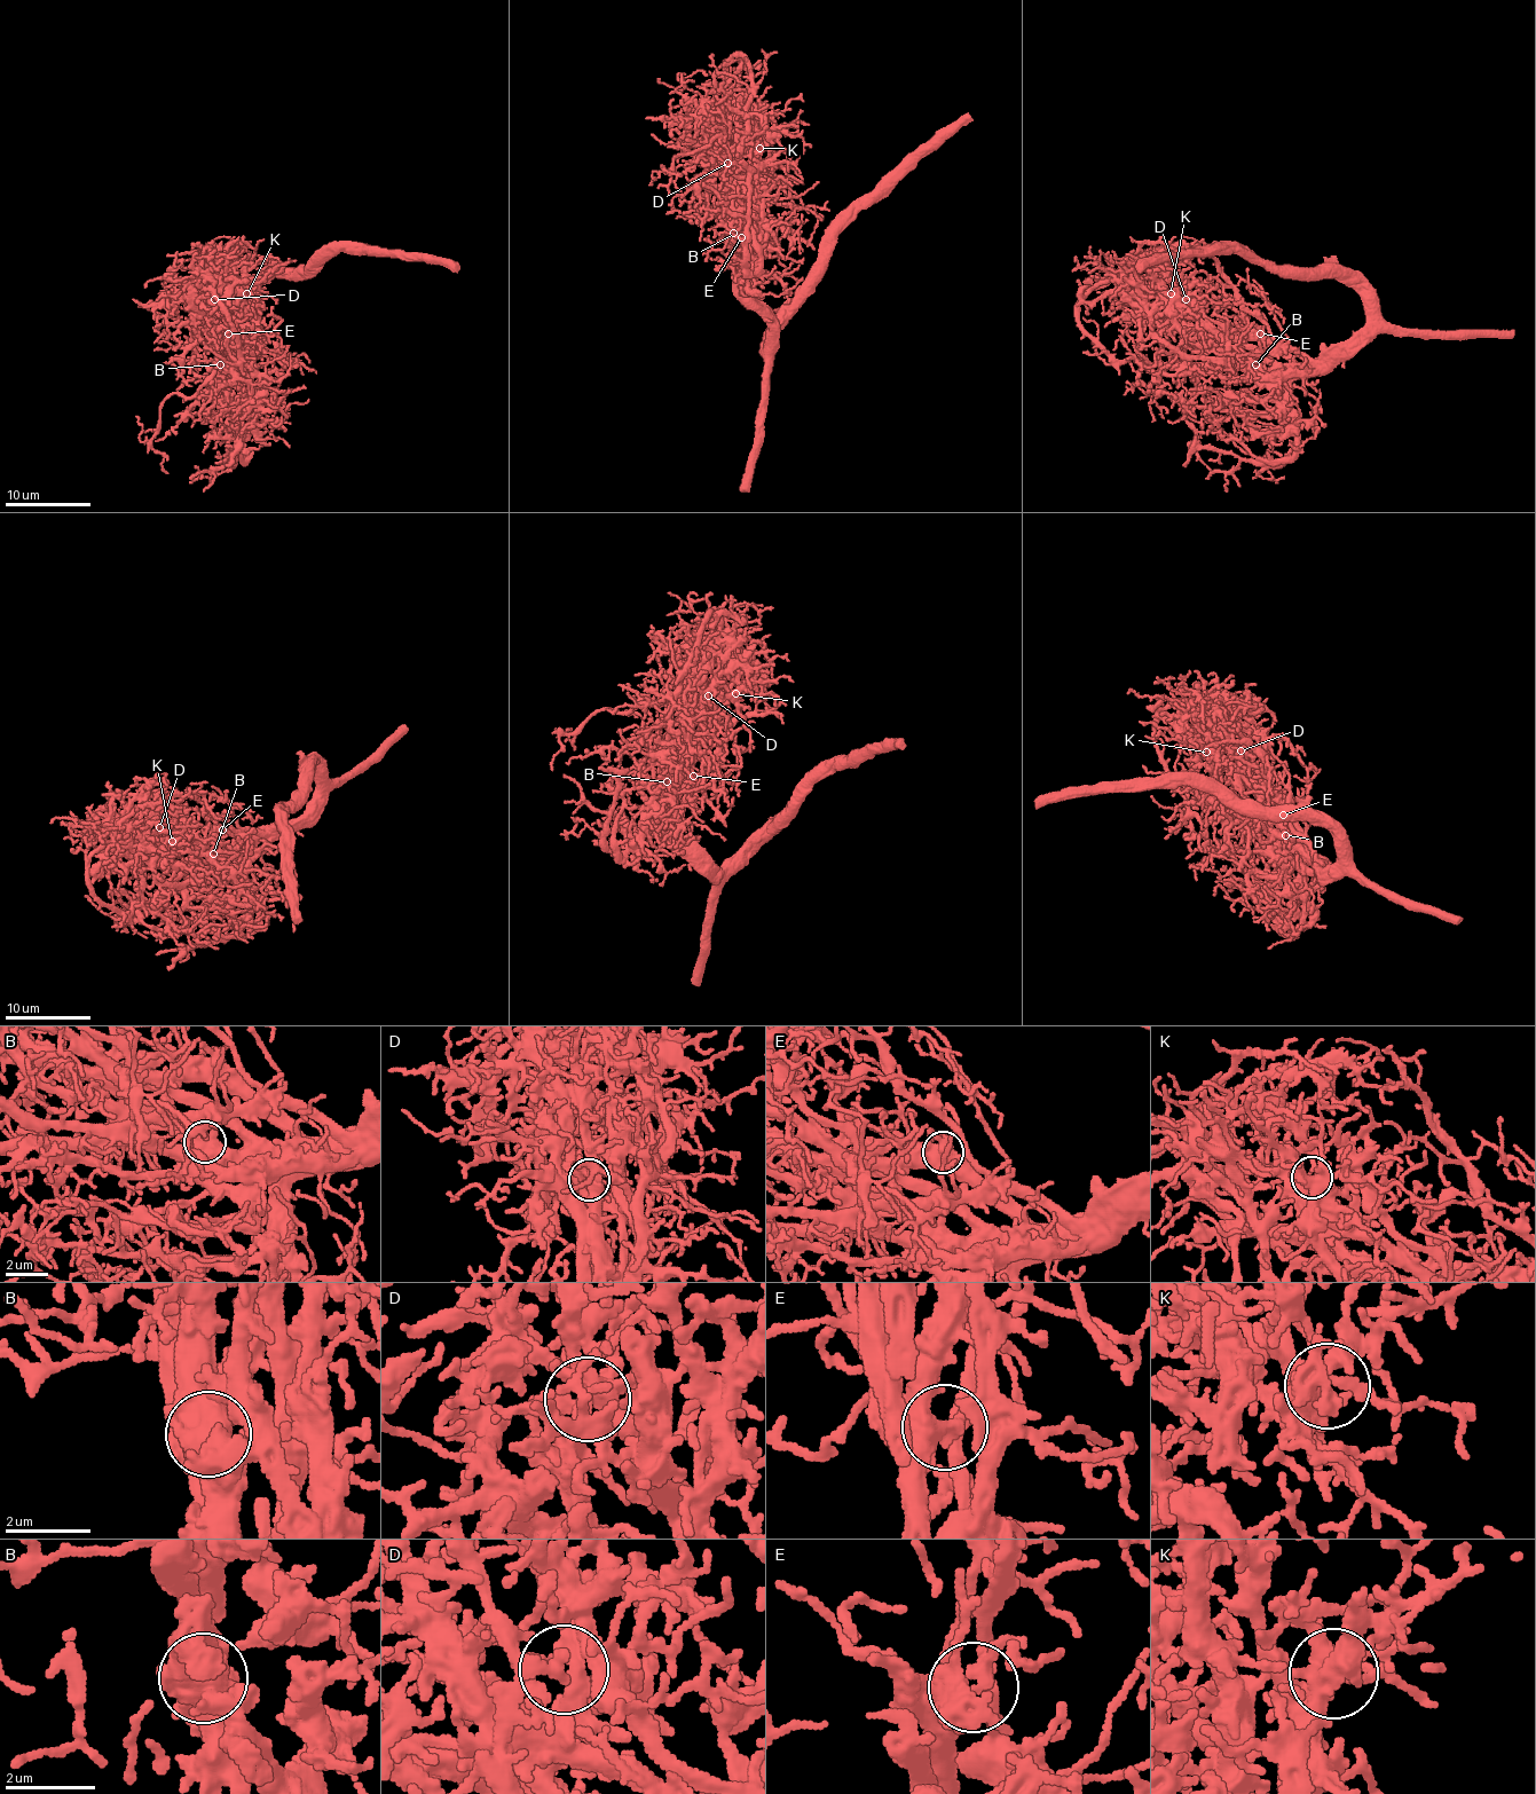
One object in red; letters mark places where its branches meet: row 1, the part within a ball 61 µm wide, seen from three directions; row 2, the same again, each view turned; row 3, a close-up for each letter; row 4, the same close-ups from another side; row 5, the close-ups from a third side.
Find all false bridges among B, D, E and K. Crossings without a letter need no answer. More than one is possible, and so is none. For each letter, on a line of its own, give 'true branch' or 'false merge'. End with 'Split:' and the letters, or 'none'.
B: true branch
D: true branch
E: true branch
K: true branch
Split: none

